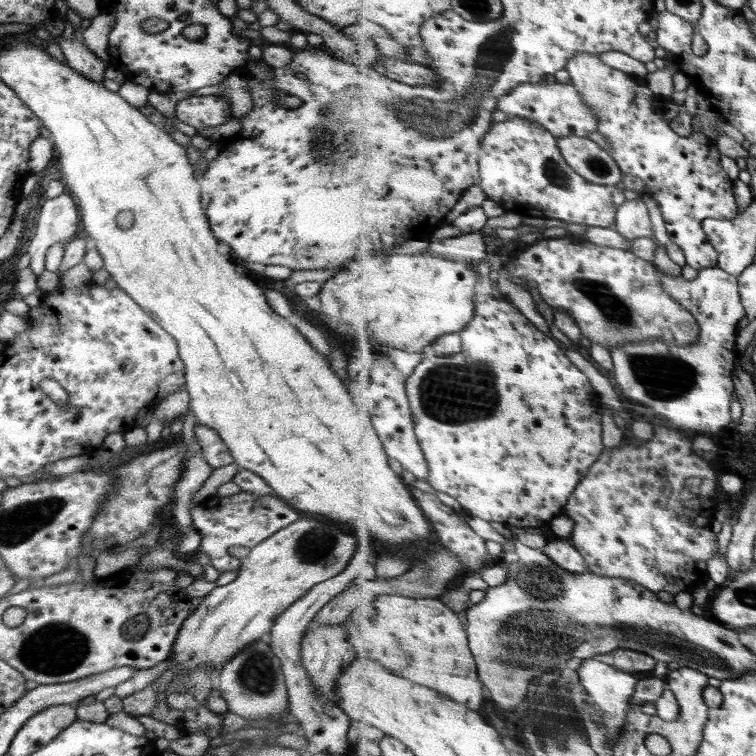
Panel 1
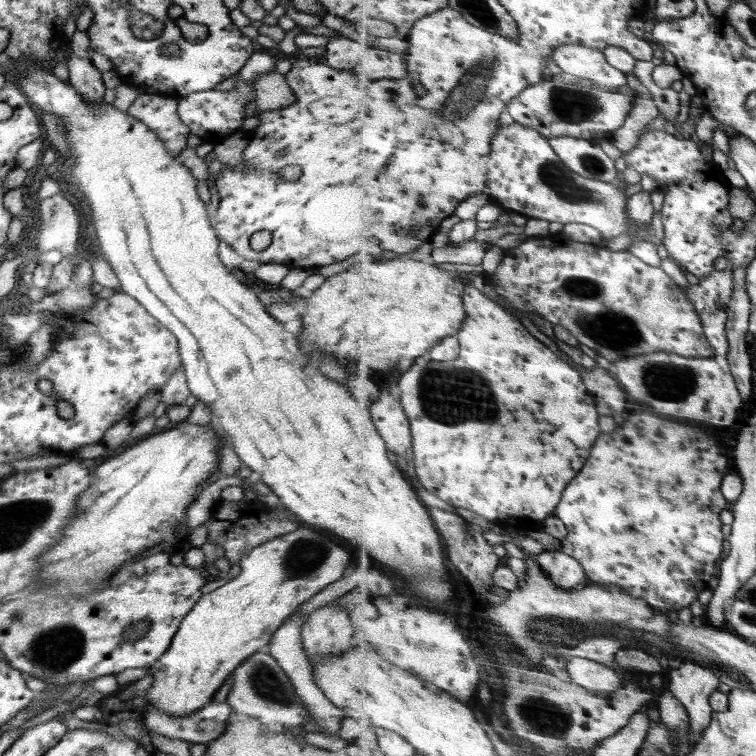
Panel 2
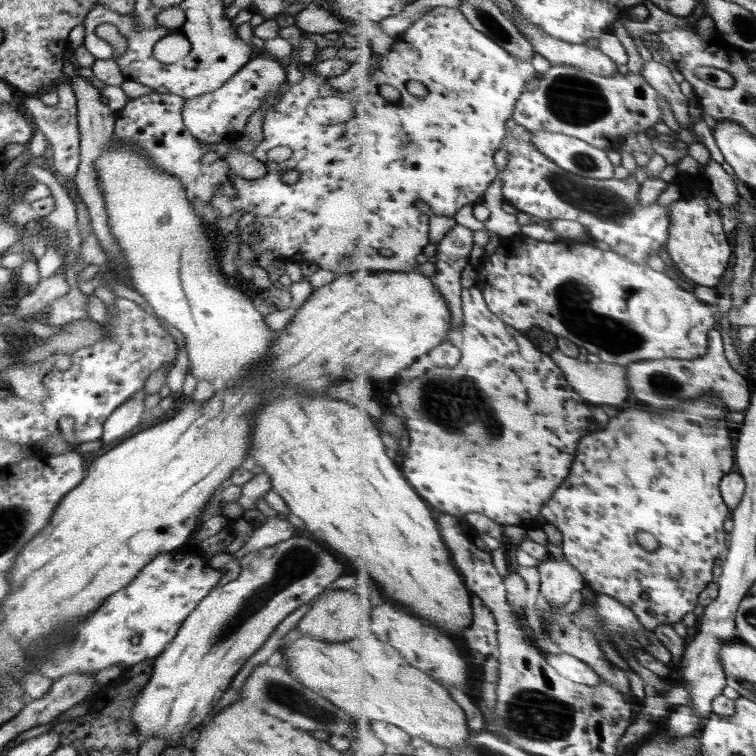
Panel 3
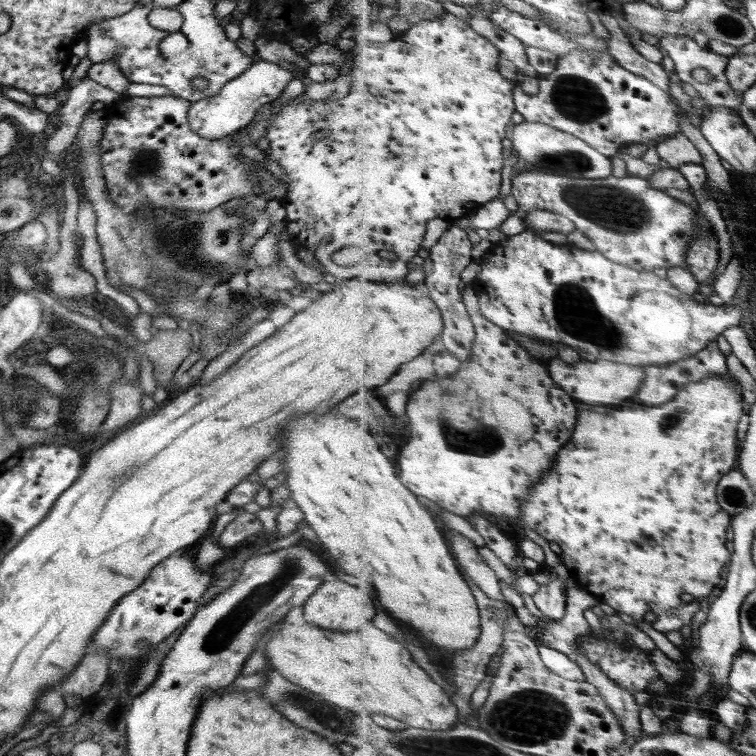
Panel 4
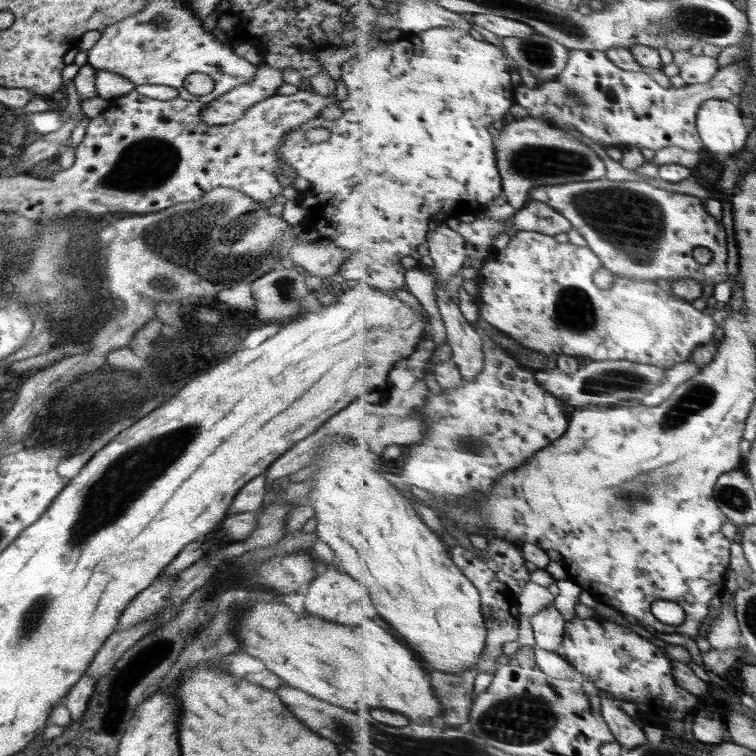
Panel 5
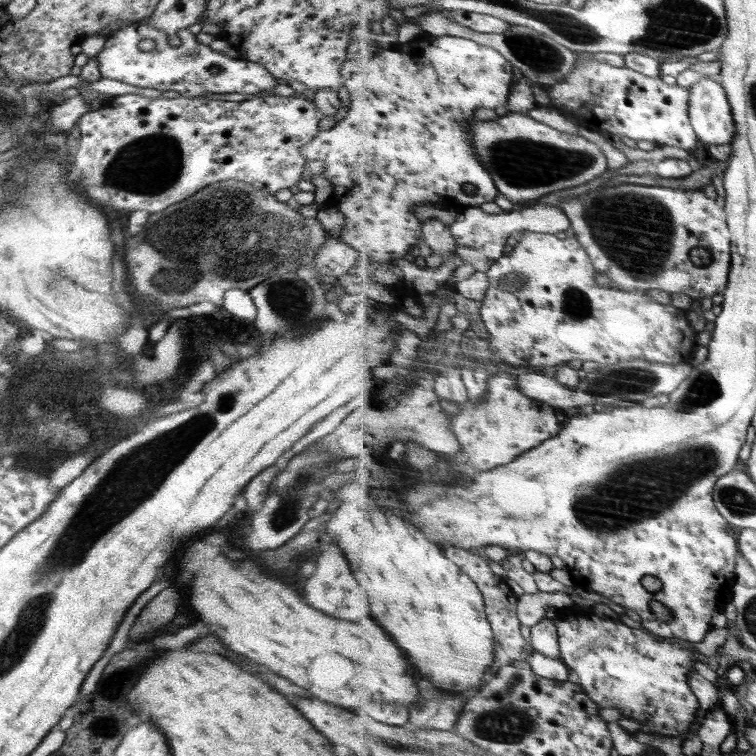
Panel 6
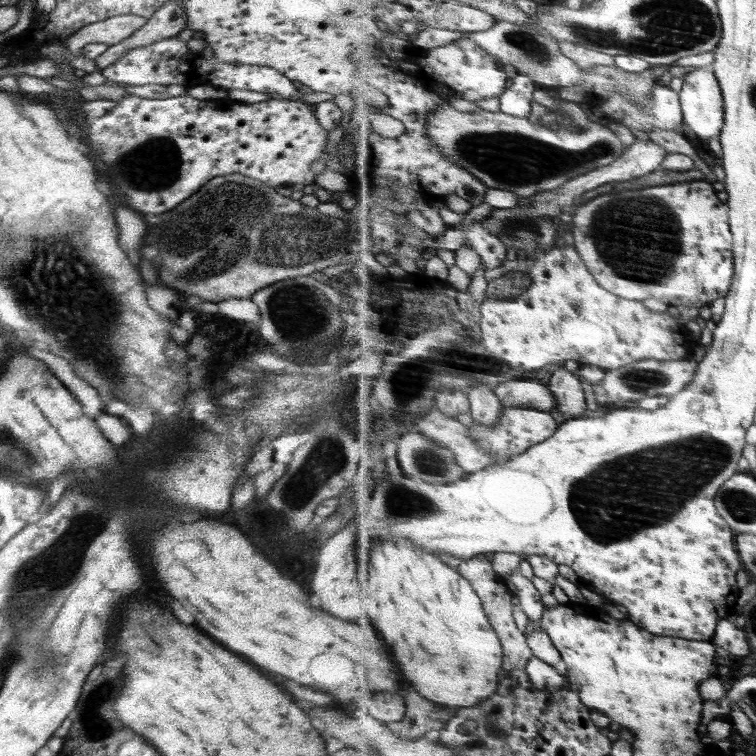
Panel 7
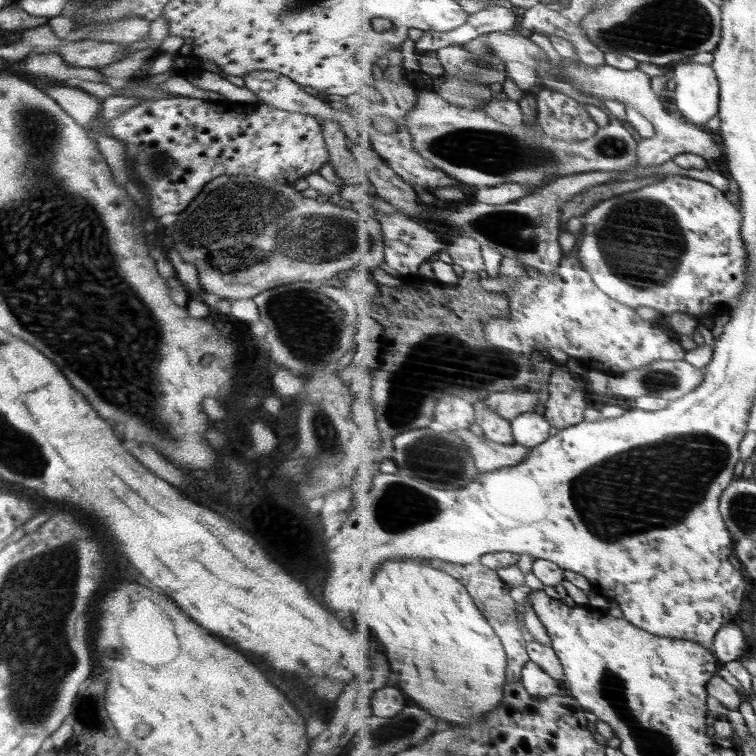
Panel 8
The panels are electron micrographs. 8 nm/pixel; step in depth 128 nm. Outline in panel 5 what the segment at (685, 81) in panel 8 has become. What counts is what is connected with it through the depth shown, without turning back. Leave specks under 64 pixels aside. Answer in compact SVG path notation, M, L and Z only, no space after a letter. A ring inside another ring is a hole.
M710 99L703 104L699 110L697 125L702 140L709 150L730 157L746 148L750 142L751 130L746 126L741 109L737 100L731 99Z

